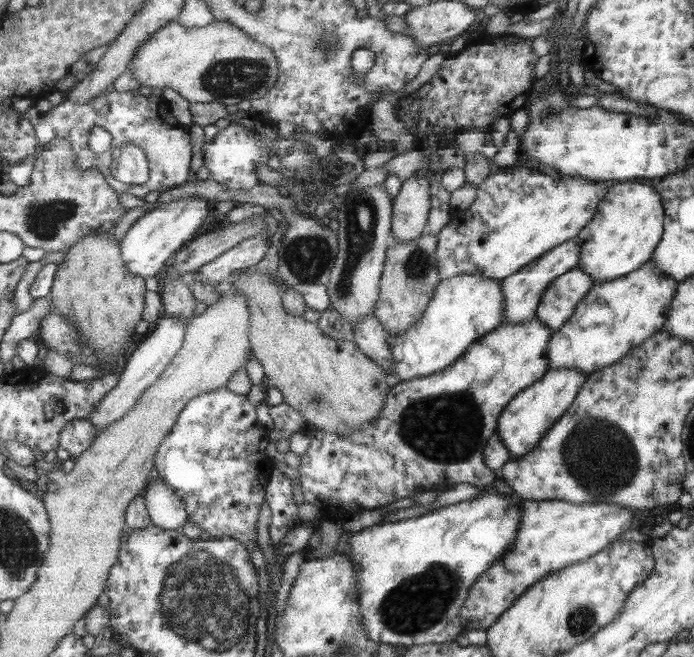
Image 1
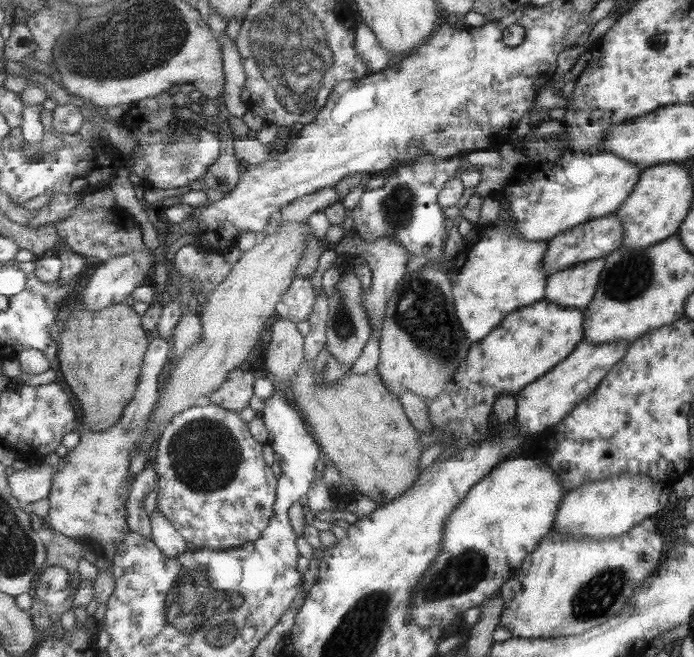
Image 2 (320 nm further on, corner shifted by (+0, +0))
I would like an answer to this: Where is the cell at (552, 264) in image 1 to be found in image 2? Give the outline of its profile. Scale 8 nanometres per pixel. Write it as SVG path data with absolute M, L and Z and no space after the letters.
M615 214L605 215L599 219L591 219L566 231L559 231L548 241L546 254L543 254L542 267L548 277L549 274L563 270L577 263L586 263L587 260L604 259L611 252L622 246L624 242L624 228L619 217Z

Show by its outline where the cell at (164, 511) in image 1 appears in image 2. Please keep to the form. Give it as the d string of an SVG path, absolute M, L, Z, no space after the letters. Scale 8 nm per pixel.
M158 507L153 511L151 520L152 538L162 553L169 558L181 556L187 550L187 541L175 530L171 521L158 510Z

